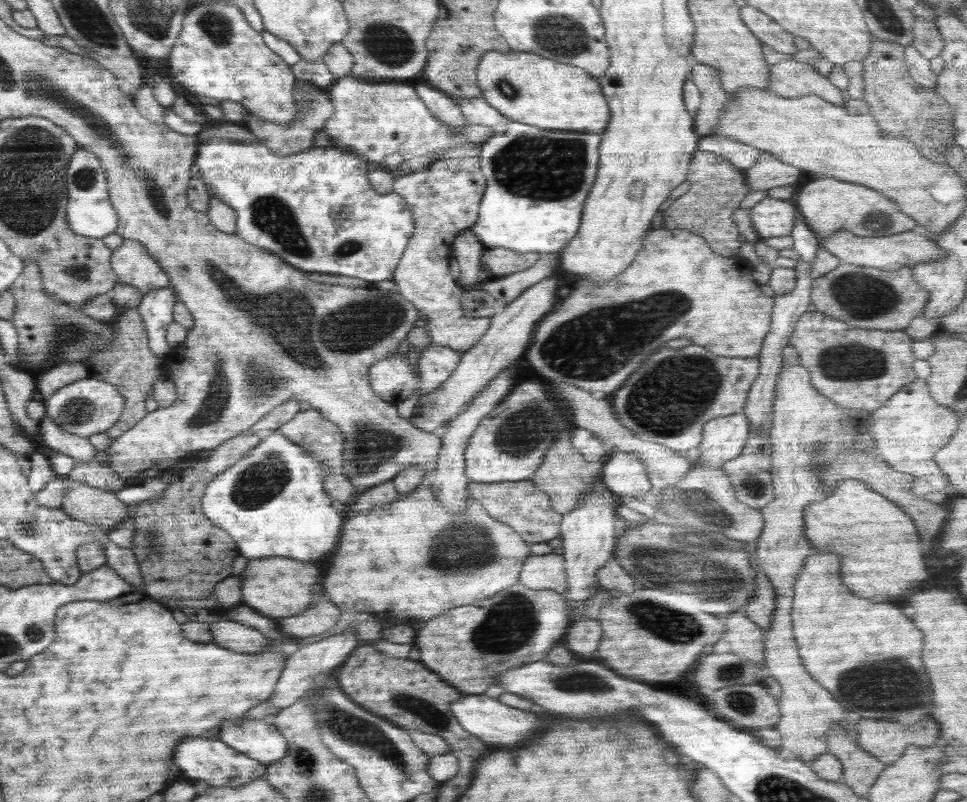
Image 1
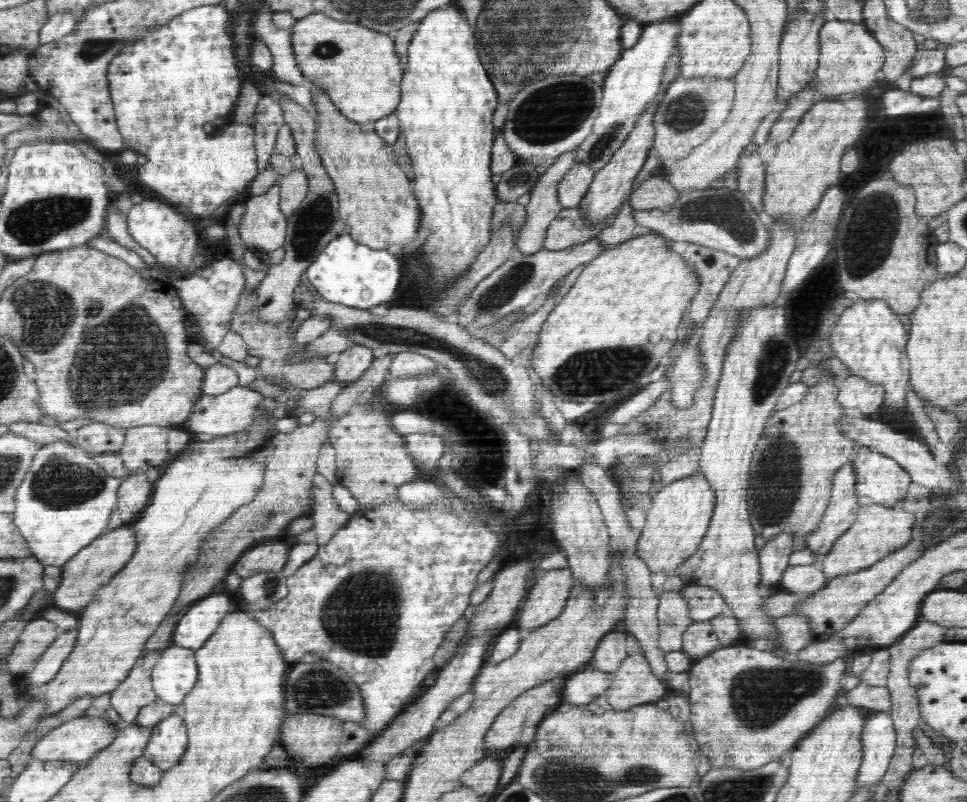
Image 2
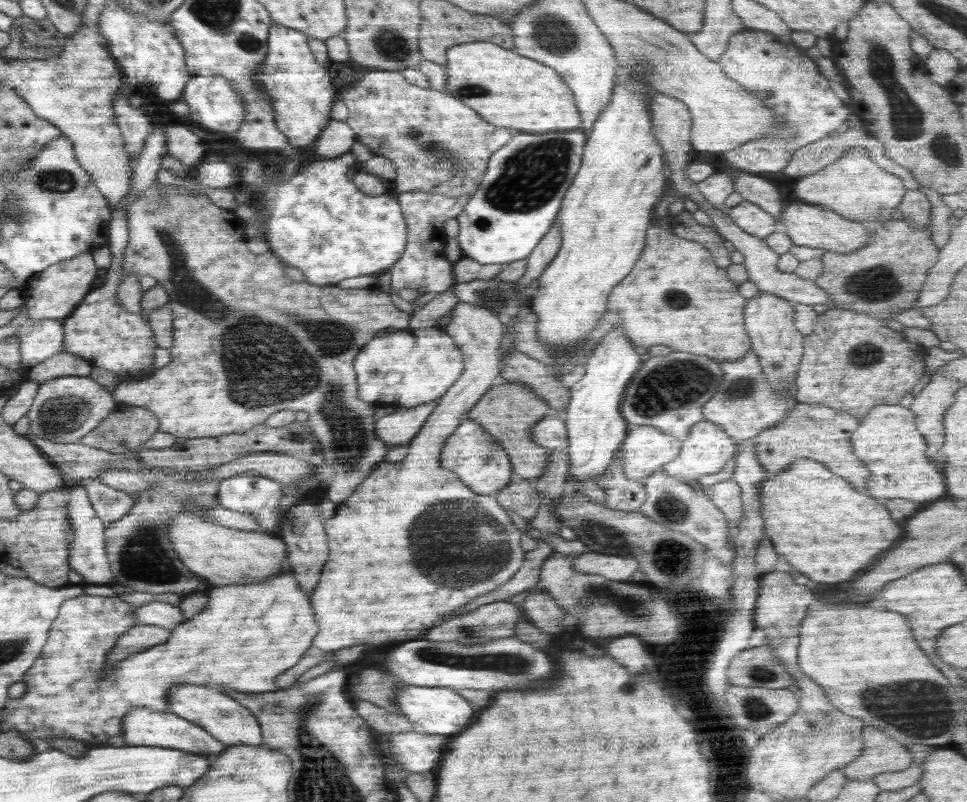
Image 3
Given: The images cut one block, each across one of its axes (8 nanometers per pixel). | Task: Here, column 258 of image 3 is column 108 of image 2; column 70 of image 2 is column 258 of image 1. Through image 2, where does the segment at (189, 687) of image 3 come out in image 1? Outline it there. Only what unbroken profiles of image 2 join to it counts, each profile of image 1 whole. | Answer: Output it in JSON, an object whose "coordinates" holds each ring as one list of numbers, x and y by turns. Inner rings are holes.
{"coordinates":[[267,720,223,722,217,738,246,757,268,764,288,754,287,740]]}

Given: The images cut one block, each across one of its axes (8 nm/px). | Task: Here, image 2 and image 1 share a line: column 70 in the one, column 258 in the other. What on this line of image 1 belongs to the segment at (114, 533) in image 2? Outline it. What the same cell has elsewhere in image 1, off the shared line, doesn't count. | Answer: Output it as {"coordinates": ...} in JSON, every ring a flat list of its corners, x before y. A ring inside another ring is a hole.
{"coordinates":[[273,556,268,558,248,559,246,568,239,573,241,578,241,604,252,607,260,614,272,619,281,620,284,617,294,616,304,612,310,603,316,603,314,597,318,594,316,588,319,588,322,582,322,576,315,563,310,561,302,562,301,560]]}

